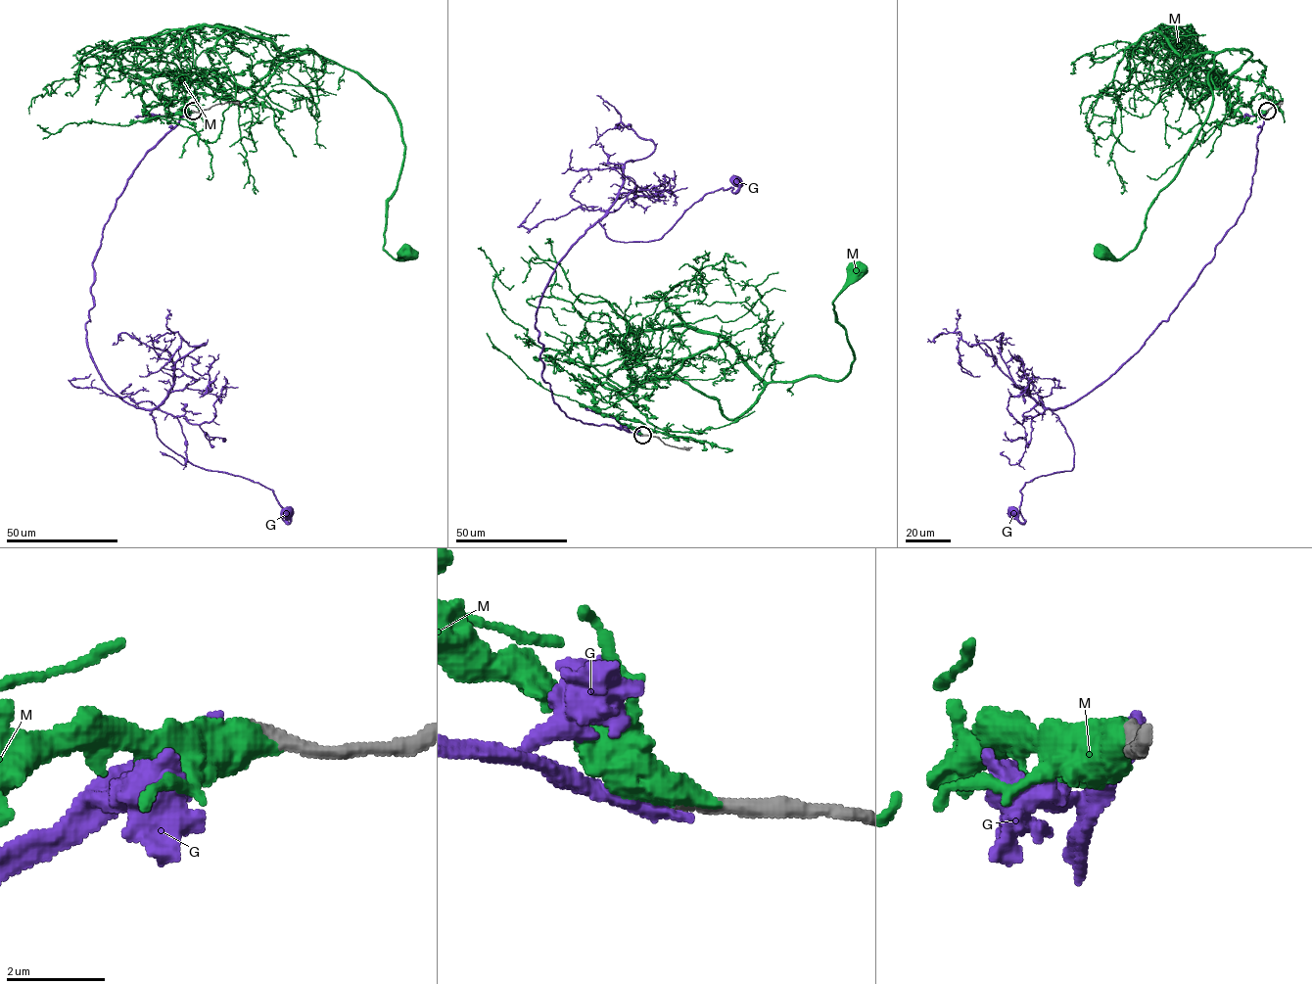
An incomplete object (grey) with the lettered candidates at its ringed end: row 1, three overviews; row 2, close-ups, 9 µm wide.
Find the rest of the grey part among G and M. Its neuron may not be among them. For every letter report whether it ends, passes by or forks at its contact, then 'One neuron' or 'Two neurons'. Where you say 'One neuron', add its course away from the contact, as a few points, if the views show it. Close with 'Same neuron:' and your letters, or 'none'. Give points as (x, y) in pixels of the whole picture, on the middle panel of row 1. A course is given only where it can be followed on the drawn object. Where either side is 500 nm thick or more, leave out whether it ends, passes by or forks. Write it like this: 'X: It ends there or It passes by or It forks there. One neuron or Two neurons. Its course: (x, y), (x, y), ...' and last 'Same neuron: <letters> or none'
G: It ends there. Two neurons
M: One neuron. Its course: (642, 435), (598, 385), (679, 378), (735, 419), (771, 382), (841, 380), (856, 269)
Same neuron: M

